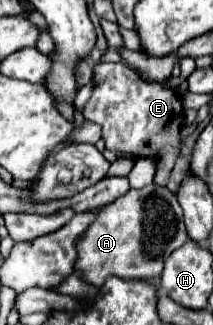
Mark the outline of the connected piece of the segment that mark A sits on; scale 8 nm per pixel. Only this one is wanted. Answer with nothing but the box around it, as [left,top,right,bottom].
[74,184,188,286]

